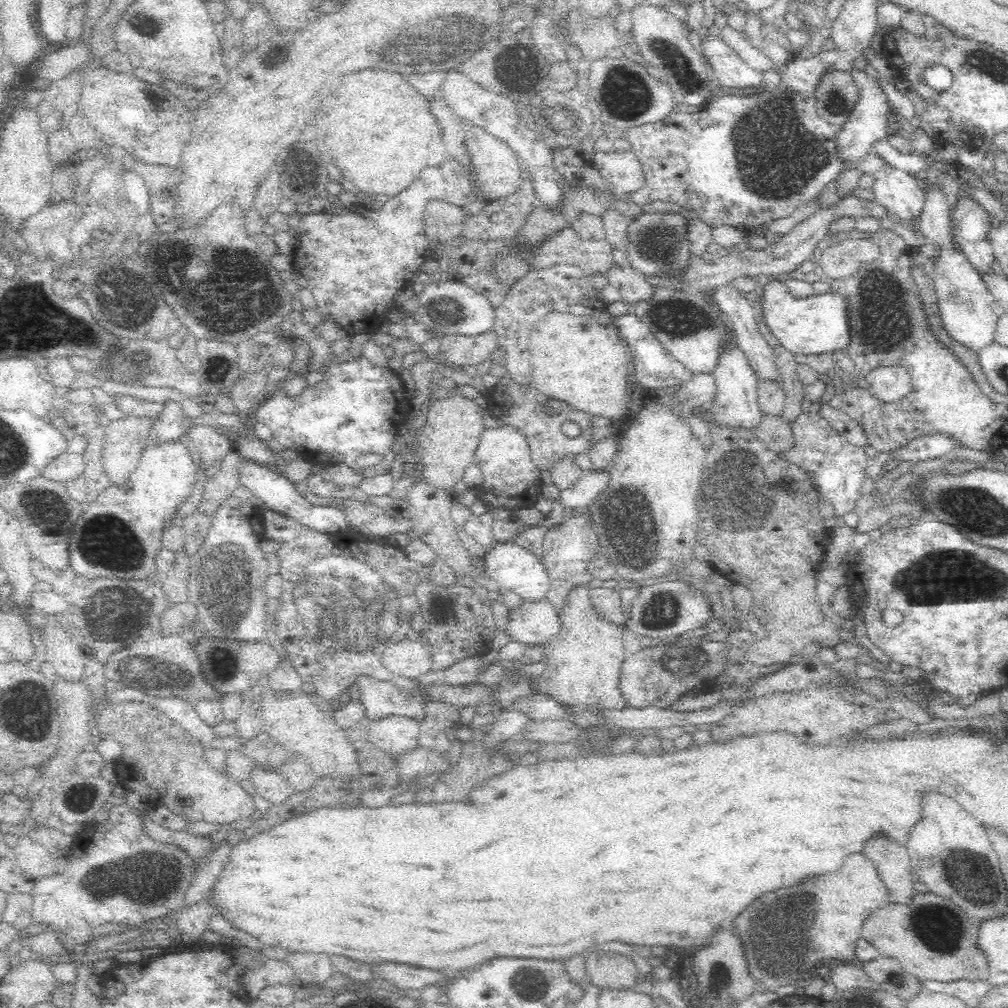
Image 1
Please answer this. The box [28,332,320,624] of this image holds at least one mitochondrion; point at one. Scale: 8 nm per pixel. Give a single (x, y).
(107, 531)

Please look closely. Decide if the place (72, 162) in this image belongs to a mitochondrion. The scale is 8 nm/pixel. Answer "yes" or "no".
no

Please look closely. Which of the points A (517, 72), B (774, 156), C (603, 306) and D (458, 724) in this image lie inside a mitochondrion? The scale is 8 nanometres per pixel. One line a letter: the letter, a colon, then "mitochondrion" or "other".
A: mitochondrion
B: mitochondrion
C: other
D: other

